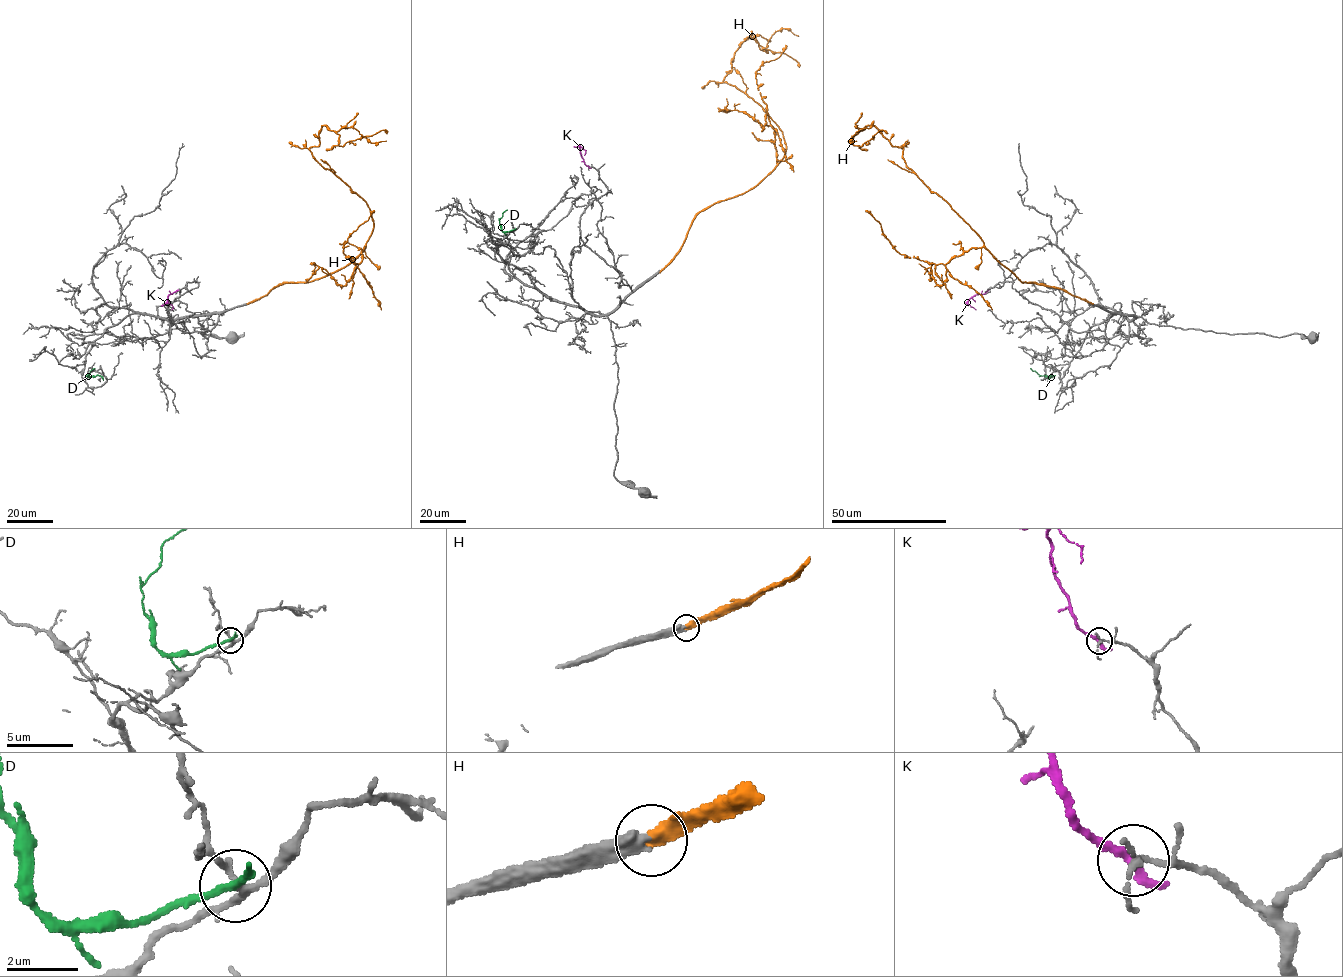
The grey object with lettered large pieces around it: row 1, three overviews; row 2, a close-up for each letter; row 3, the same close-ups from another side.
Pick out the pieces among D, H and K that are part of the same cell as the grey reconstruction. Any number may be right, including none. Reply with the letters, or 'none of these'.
none of these

